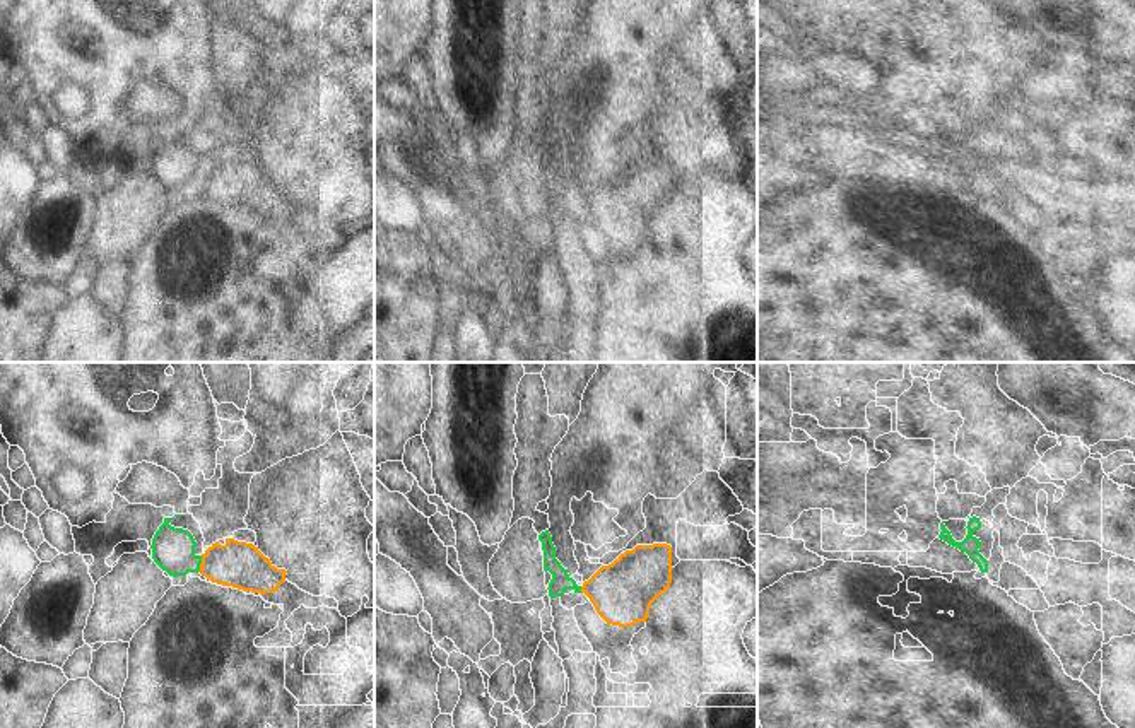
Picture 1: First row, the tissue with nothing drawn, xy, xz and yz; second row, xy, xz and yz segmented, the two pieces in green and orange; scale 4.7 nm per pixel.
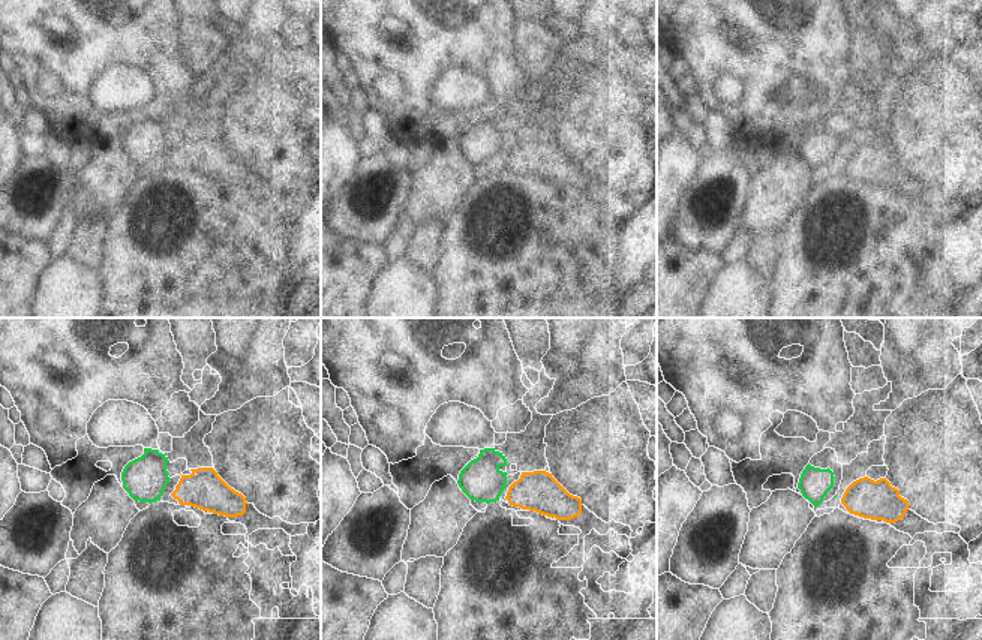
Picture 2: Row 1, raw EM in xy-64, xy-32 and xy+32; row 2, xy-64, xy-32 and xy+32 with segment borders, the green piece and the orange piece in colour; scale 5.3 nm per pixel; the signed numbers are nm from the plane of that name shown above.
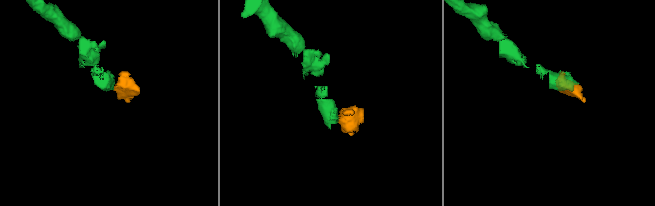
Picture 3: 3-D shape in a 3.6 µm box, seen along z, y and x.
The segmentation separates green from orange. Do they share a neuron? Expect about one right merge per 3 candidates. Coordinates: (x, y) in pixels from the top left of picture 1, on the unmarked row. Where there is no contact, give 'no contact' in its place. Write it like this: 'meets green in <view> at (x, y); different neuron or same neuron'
meets green in xy at (200, 180); different neuron

